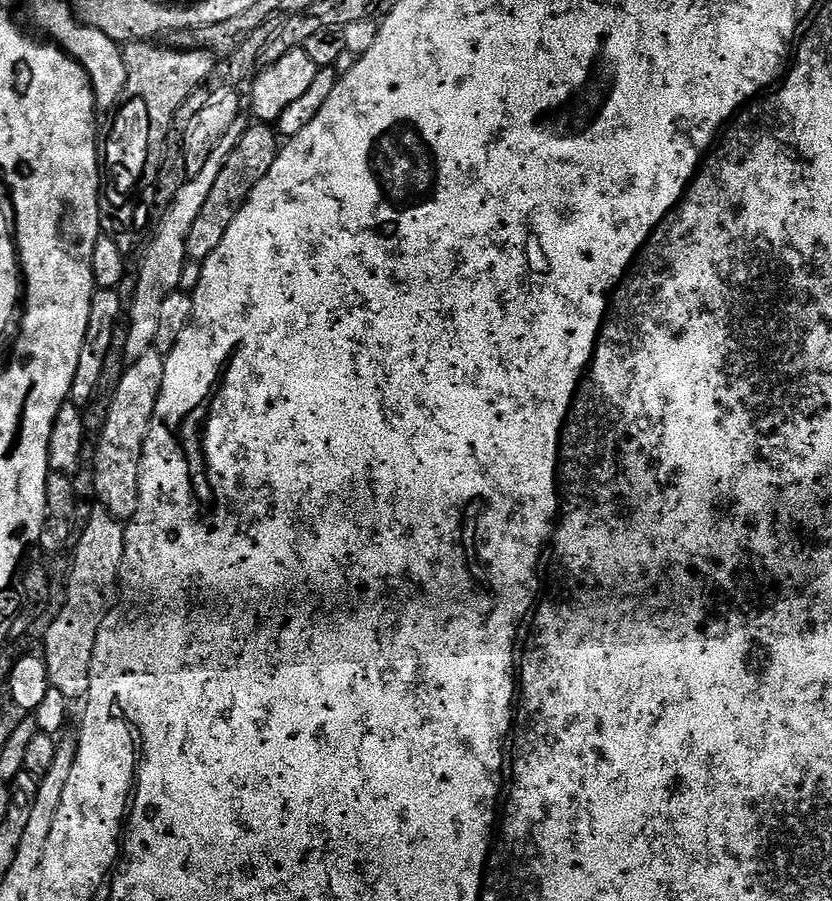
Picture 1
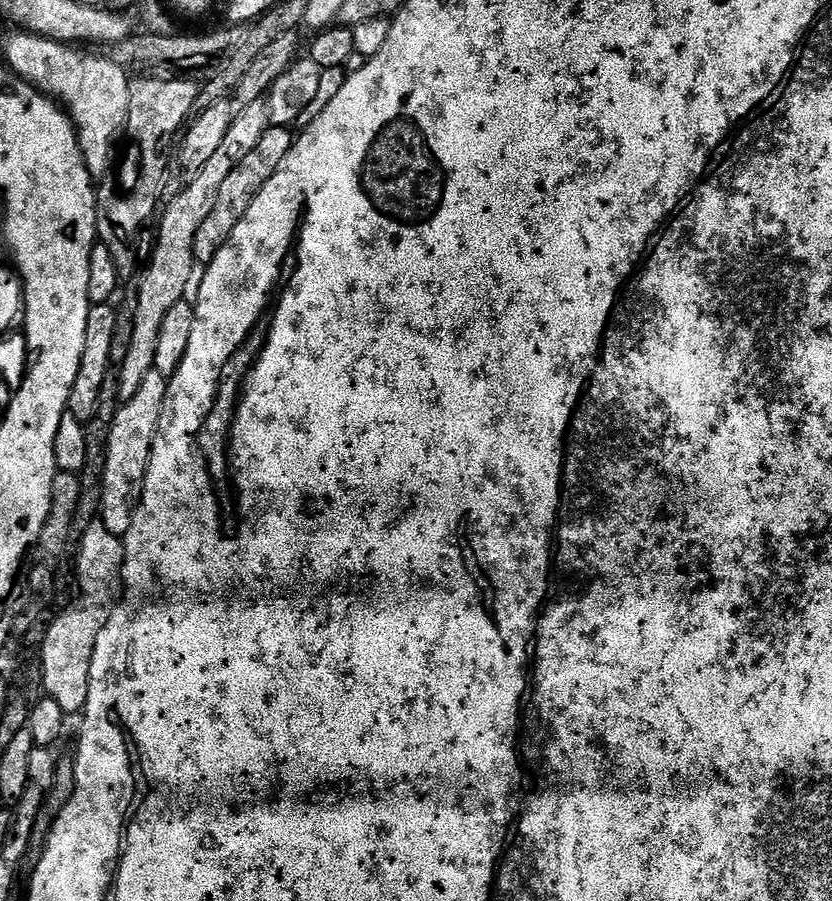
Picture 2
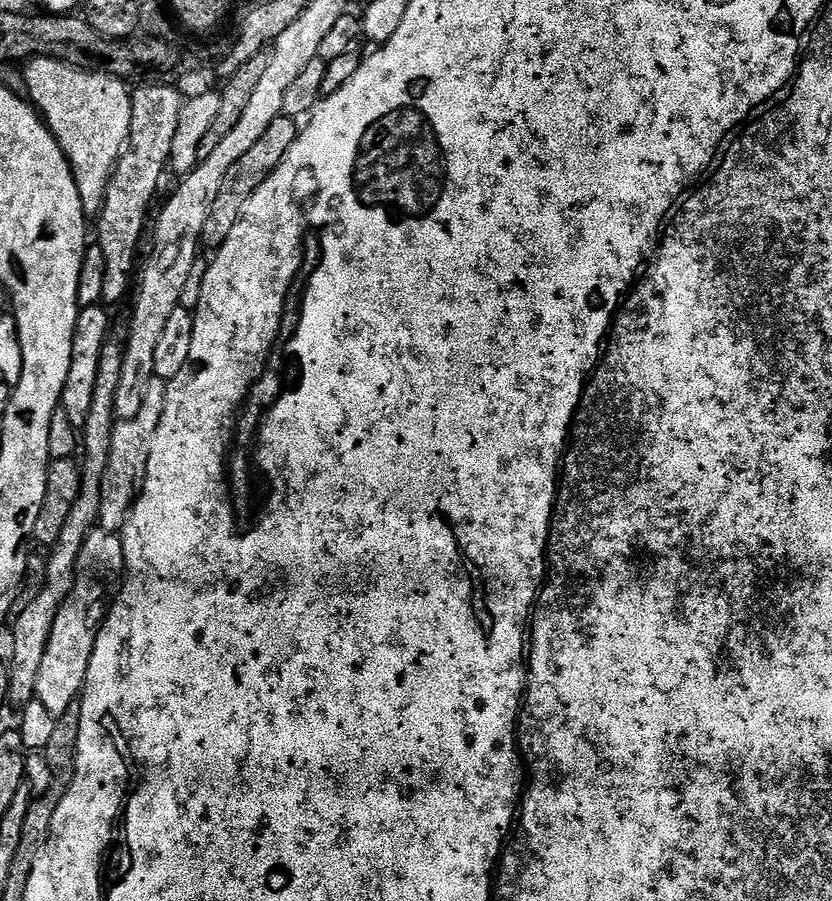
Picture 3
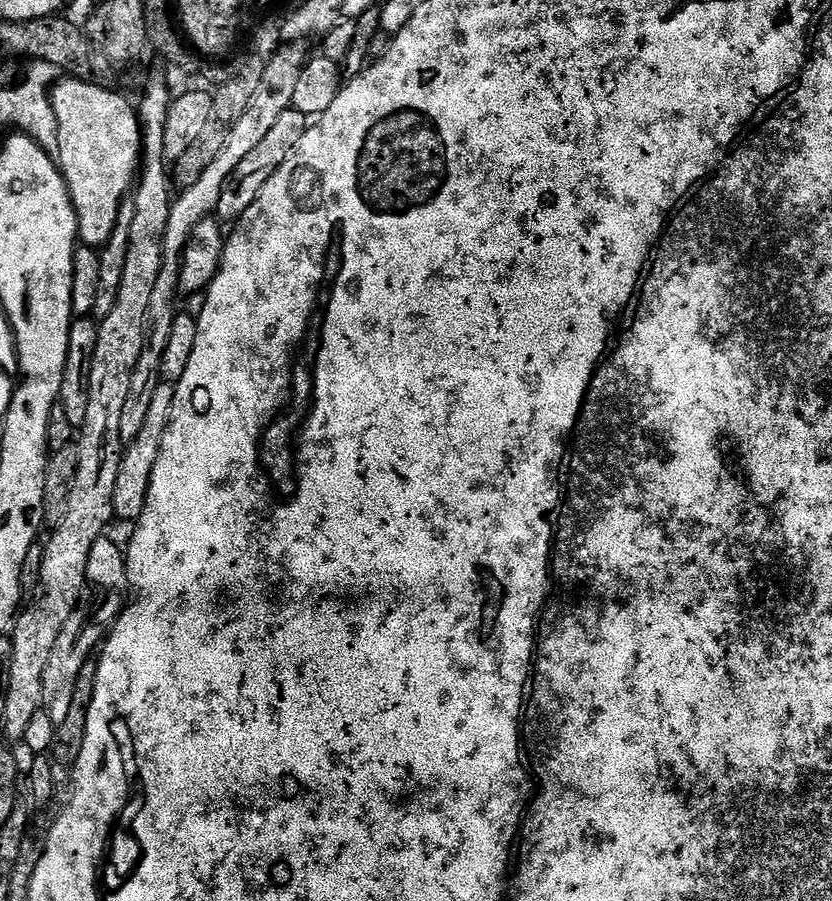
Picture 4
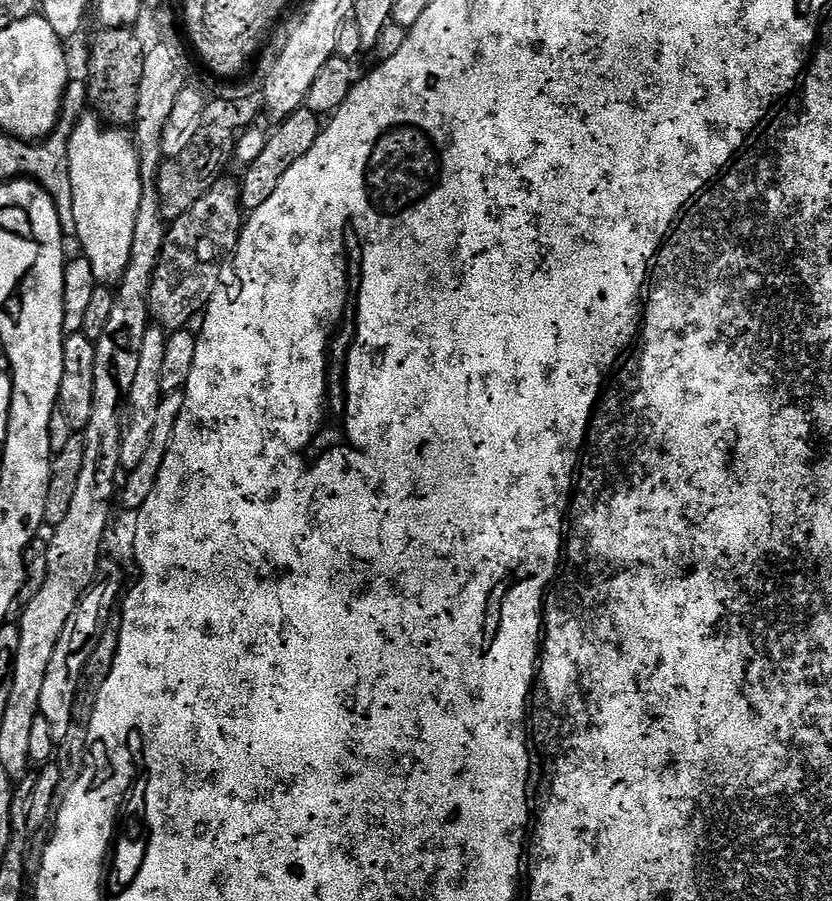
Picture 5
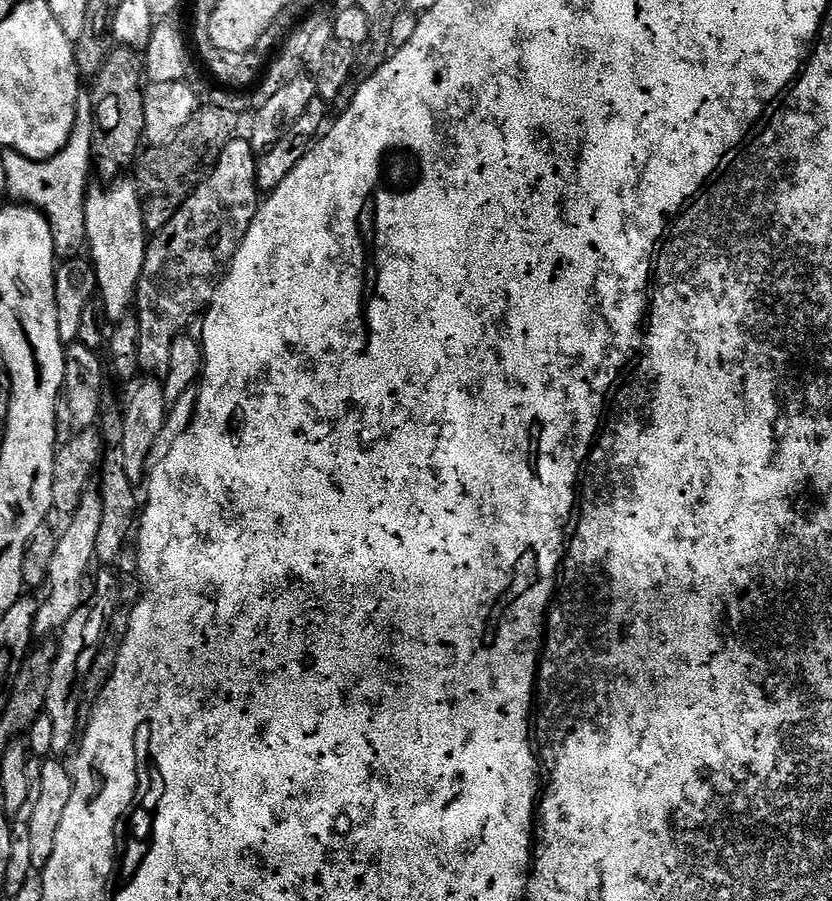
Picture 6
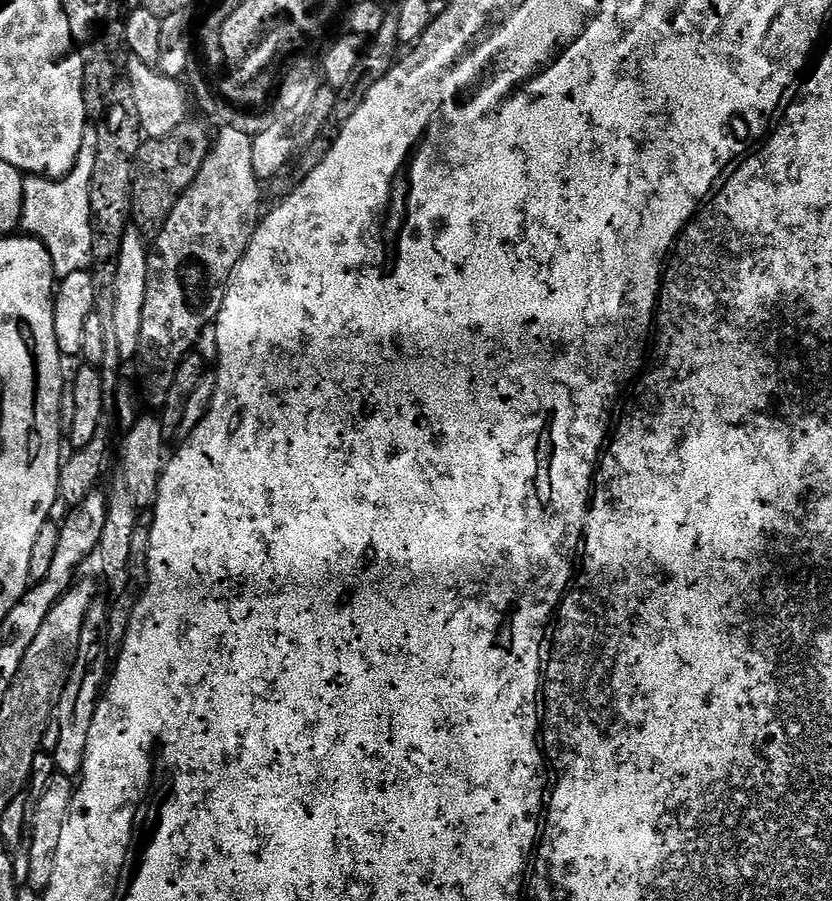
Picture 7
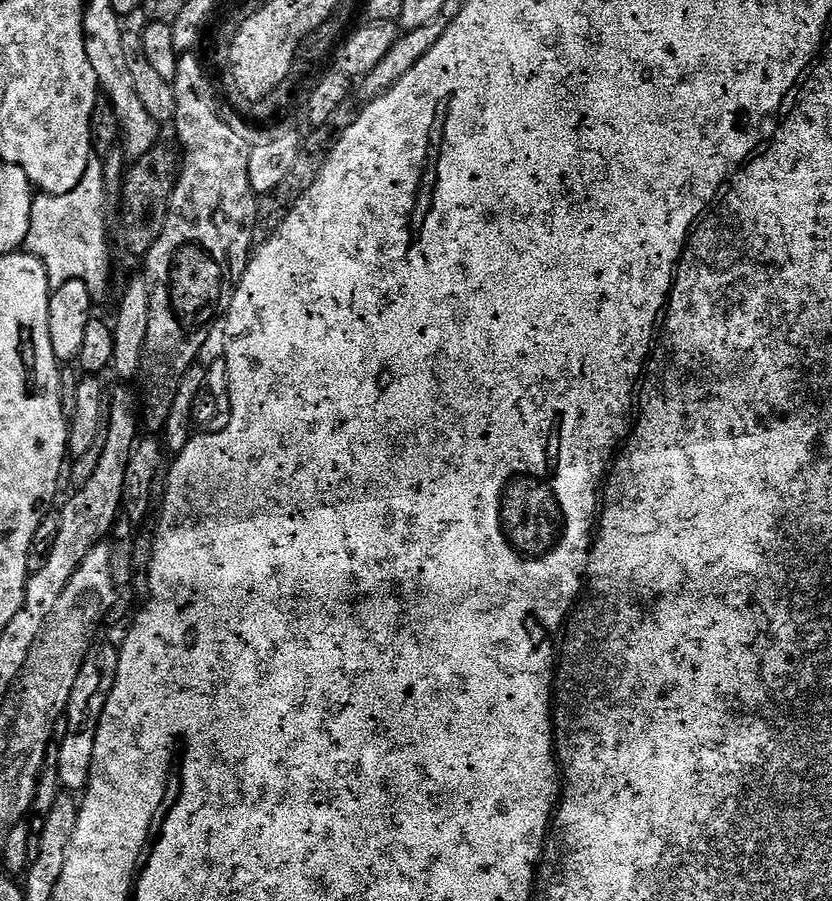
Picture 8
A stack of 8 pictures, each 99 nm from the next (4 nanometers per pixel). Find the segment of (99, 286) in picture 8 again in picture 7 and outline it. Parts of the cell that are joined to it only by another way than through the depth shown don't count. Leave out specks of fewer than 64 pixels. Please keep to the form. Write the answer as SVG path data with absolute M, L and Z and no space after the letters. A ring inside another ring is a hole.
M89 124L83 134L82 148L78 152L78 158L74 160L70 174L58 180L29 175L24 179L21 231L43 242L50 254L52 271L60 280L69 277L70 274L87 271L93 265L93 228L89 192L96 154L97 127Z

